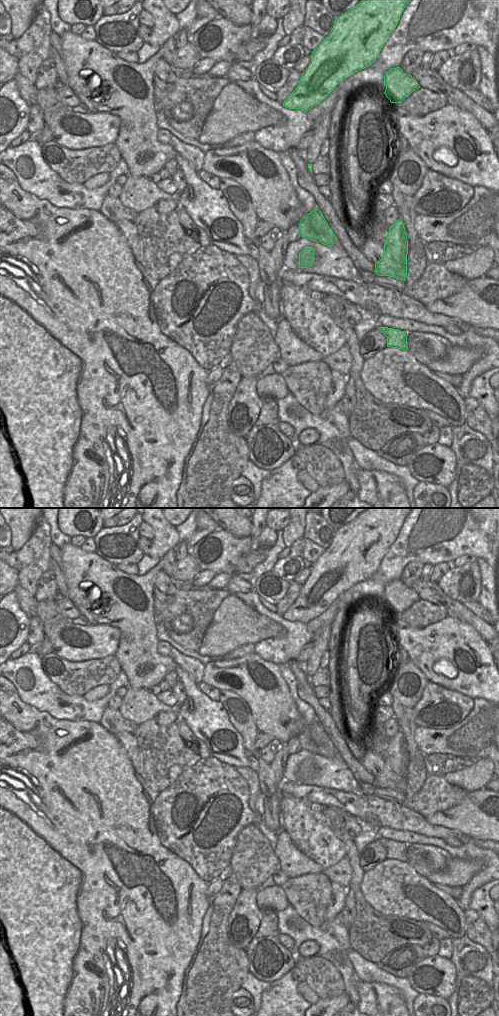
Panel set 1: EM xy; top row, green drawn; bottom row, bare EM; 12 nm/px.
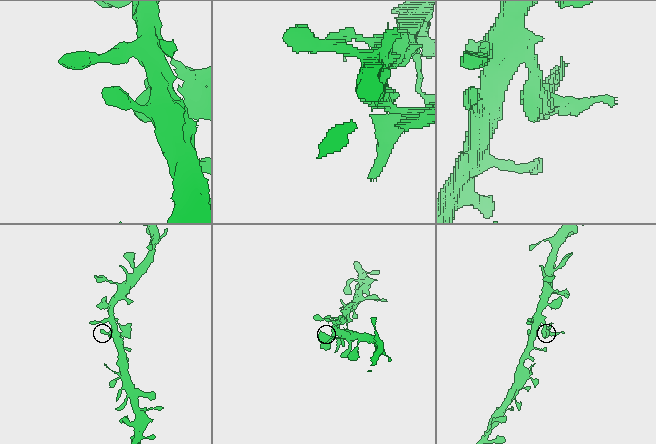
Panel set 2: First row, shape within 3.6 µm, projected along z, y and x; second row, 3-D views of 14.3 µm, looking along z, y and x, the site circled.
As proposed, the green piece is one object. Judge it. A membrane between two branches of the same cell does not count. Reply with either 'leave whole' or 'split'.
split

